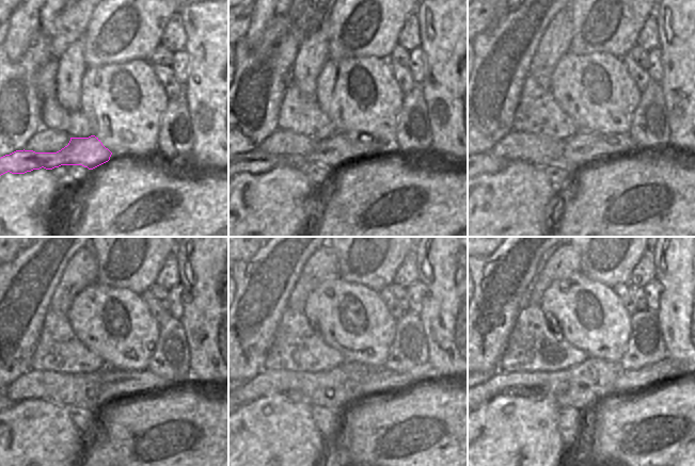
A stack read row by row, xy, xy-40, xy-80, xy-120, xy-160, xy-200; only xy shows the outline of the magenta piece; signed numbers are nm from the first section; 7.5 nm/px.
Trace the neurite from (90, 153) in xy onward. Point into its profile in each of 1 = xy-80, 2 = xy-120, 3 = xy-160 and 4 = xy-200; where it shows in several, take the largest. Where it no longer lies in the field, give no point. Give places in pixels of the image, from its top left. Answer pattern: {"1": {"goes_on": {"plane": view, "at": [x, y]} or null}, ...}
{"1": {"goes_on": {"plane": "xy-80", "at": [584, 147]}}, "2": {"goes_on": {"plane": "xy-120", "at": [114, 384]}}, "3": {"goes_on": {"plane": "xy-160", "at": [380, 381]}}, "4": {"goes_on": {"plane": "xy-200", "at": [668, 368]}}}

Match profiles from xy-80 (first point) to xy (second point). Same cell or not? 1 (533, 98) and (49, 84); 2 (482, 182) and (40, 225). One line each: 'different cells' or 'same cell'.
1: different cells
2: same cell

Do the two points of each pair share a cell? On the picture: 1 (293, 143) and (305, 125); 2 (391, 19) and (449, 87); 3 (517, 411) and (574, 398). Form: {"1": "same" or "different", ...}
{"1": "different", "2": "different", "3": "different"}

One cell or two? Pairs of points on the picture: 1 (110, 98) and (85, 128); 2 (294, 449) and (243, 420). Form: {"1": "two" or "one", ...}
{"1": "two", "2": "one"}

